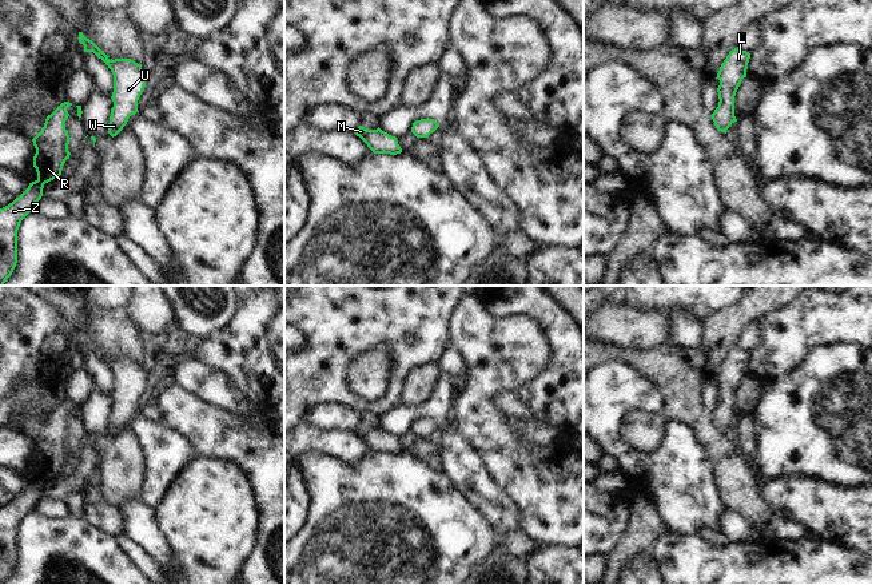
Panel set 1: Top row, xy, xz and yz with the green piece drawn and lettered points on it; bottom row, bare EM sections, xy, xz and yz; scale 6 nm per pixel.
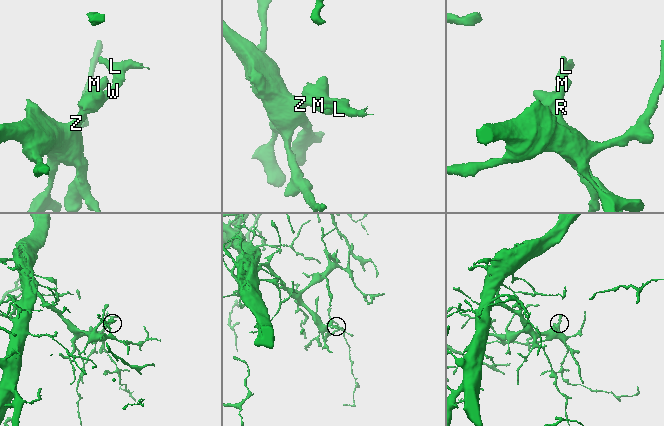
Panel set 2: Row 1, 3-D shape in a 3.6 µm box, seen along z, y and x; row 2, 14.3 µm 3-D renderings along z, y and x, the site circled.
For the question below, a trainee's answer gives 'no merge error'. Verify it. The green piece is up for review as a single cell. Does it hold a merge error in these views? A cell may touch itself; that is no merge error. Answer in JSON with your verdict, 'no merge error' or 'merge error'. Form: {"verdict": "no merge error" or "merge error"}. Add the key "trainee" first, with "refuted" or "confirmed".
{"trainee": "confirmed", "verdict": "no merge error"}

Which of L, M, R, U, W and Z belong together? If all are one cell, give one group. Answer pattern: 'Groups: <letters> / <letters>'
Groups: L M R U W Z

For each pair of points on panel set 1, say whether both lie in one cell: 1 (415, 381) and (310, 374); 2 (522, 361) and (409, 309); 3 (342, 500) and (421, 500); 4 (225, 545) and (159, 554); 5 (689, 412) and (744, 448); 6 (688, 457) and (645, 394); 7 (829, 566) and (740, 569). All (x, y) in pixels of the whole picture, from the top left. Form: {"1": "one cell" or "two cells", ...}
{"1": "two cells", "2": "two cells", "3": "one cell", "4": "two cells", "5": "two cells", "6": "one cell", "7": "one cell"}

